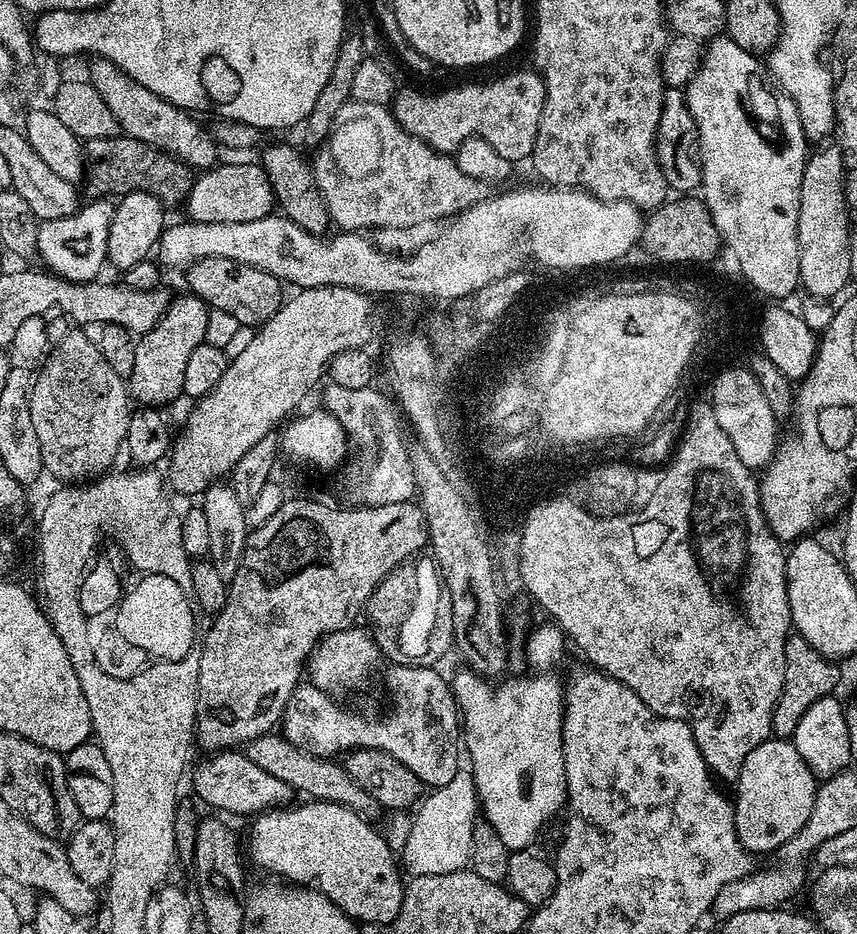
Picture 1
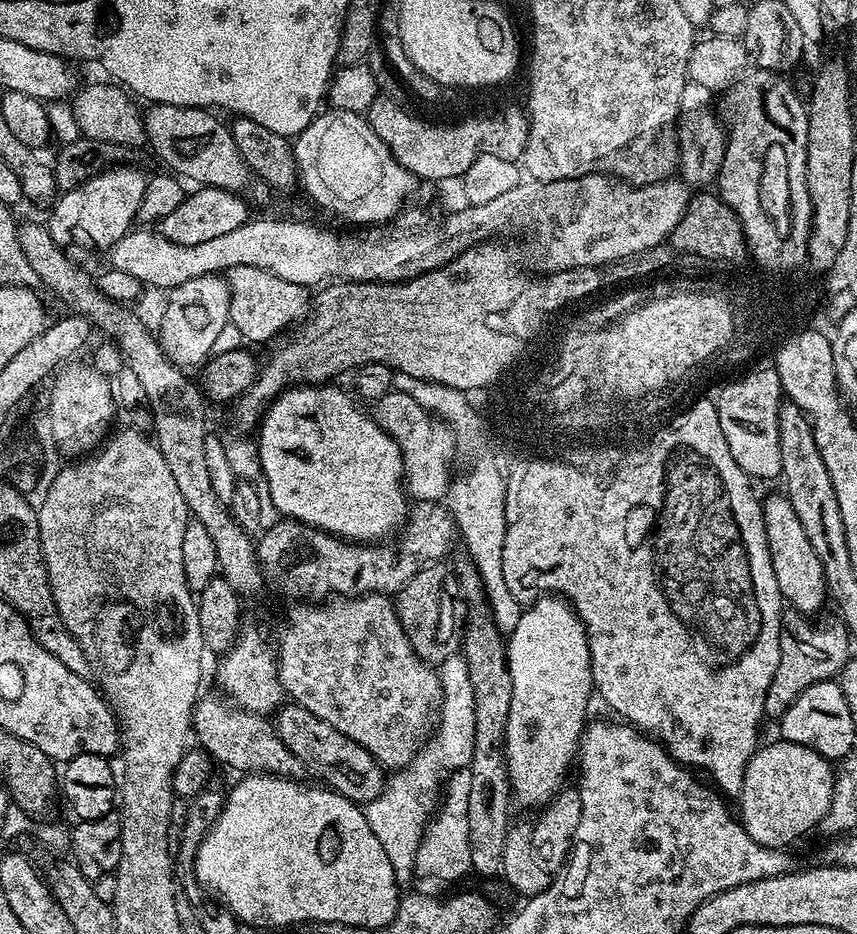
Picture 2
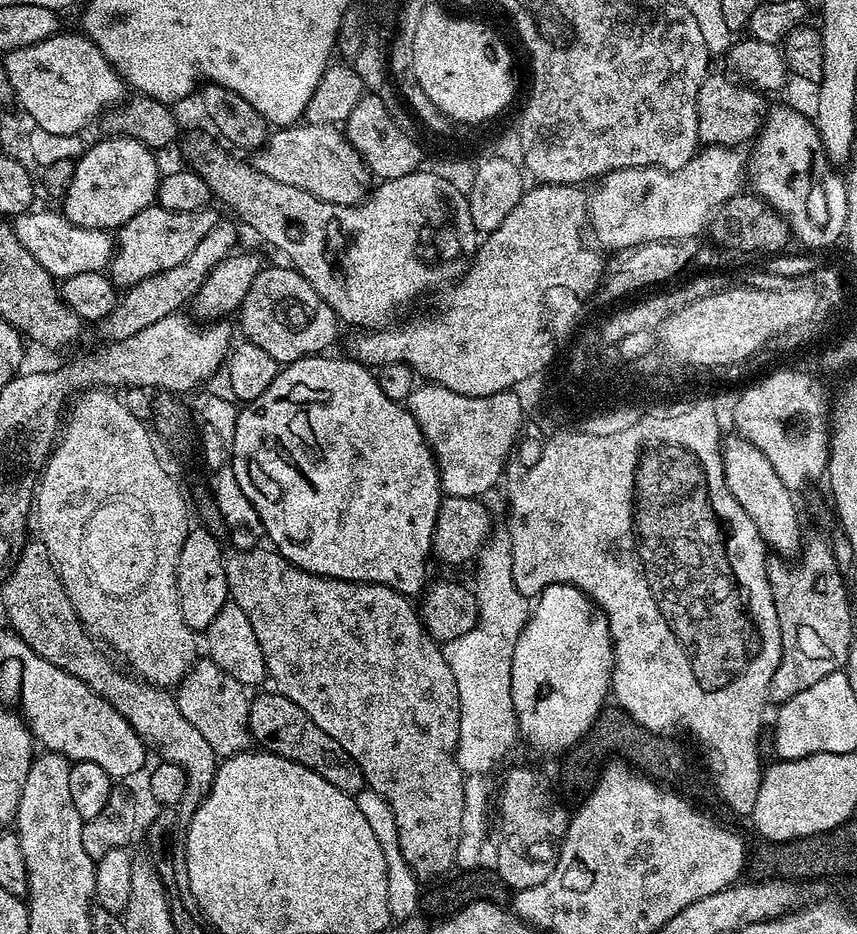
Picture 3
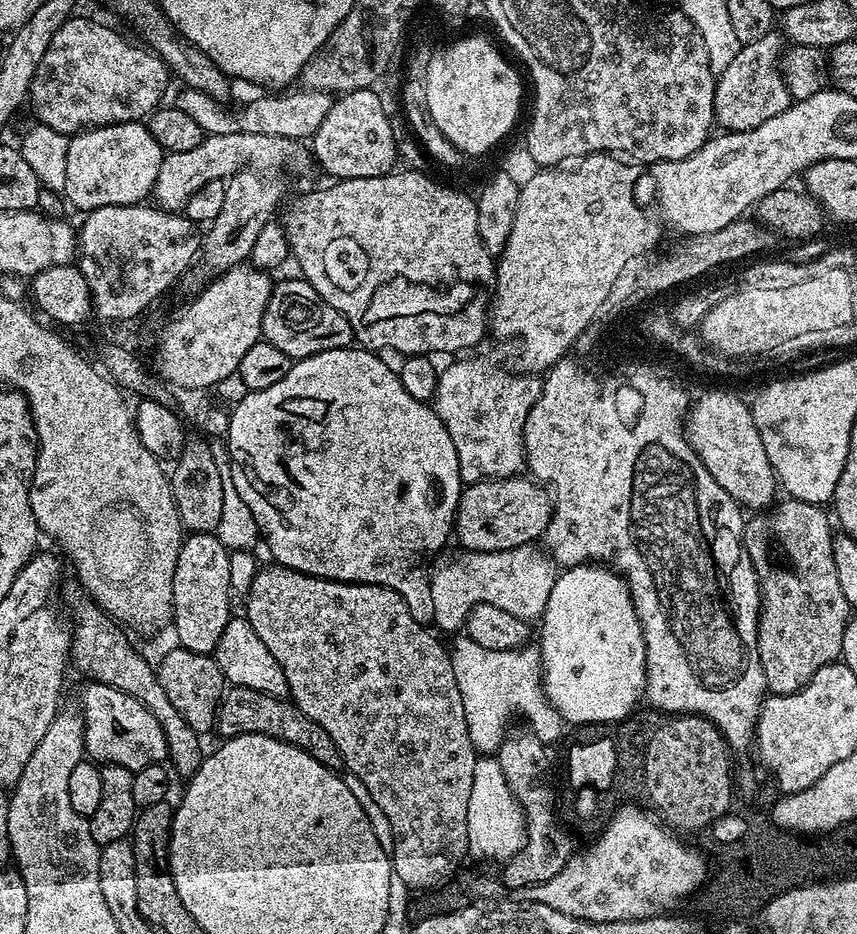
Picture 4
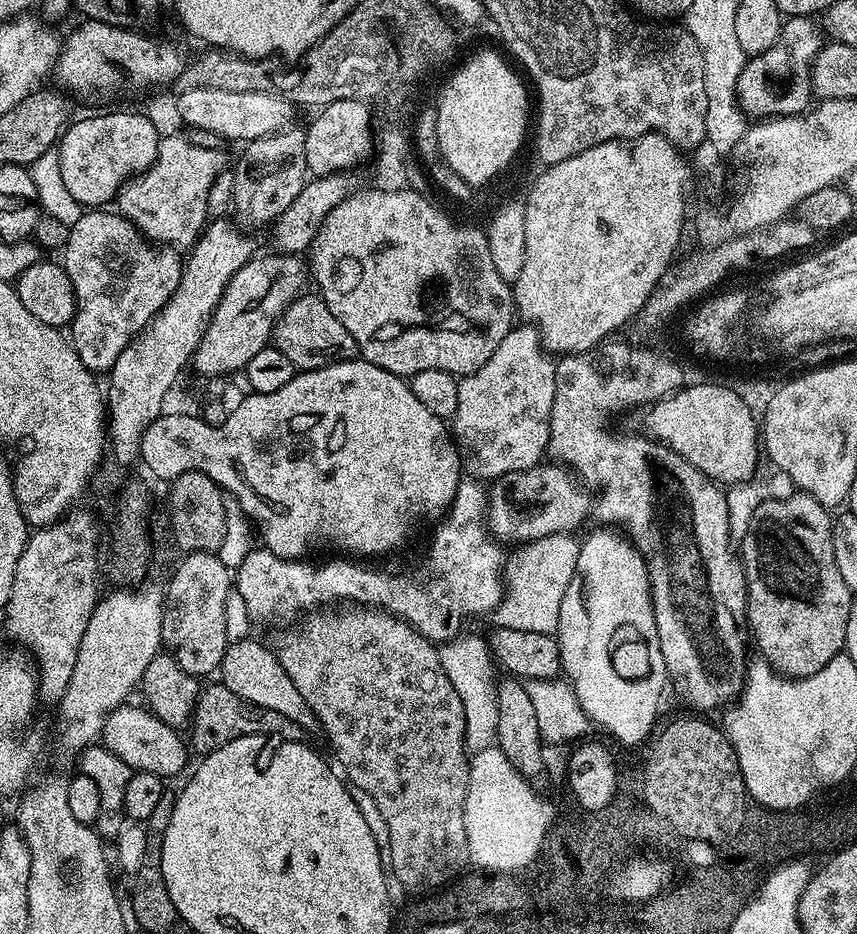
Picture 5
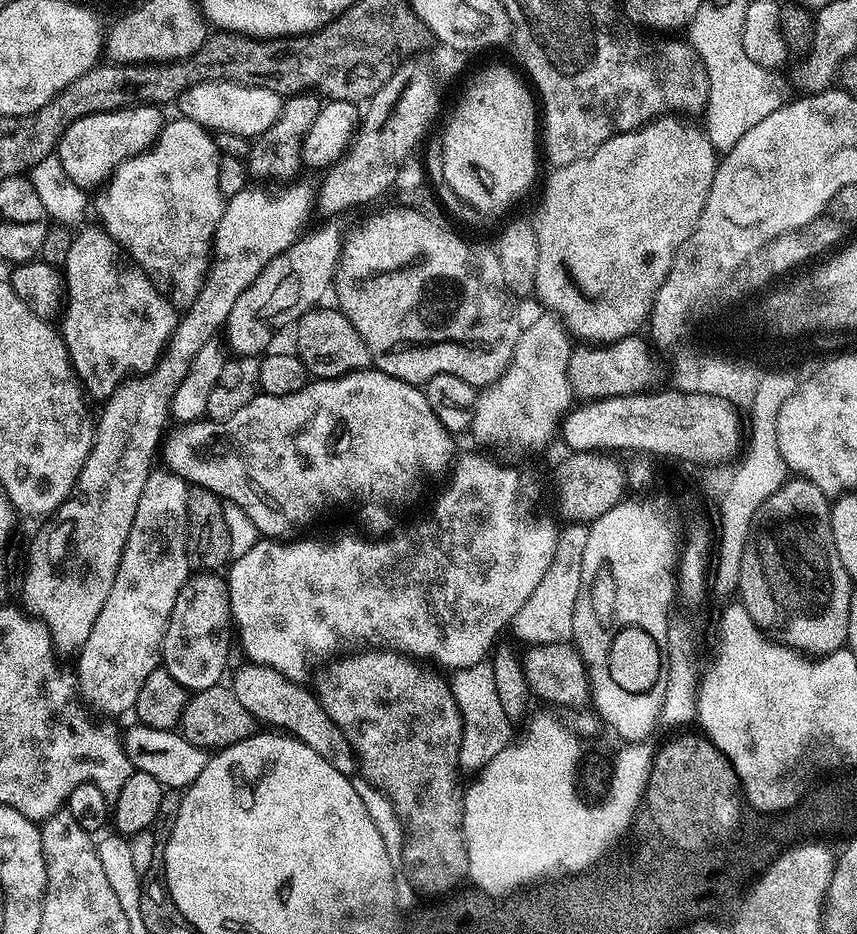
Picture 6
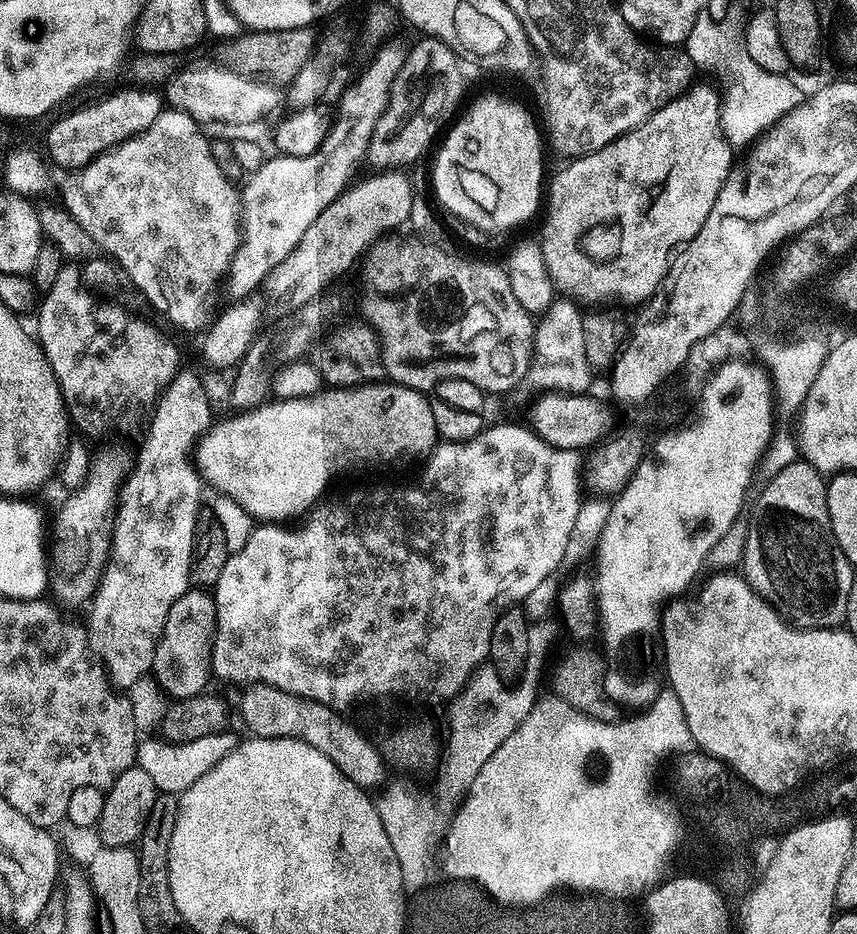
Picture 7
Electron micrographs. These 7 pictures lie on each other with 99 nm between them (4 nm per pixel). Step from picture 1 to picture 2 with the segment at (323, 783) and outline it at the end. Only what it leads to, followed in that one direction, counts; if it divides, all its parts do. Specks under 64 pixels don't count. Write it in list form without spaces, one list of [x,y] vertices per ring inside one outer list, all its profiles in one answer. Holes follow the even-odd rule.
[[[201,695],[192,712],[195,739],[200,739],[199,747],[215,763],[217,760],[228,768],[237,768],[240,774],[267,774],[289,778],[305,775],[304,763],[278,738],[275,727],[268,725],[267,728],[264,725],[263,715],[250,712],[247,708],[235,707],[227,699],[216,696]]]

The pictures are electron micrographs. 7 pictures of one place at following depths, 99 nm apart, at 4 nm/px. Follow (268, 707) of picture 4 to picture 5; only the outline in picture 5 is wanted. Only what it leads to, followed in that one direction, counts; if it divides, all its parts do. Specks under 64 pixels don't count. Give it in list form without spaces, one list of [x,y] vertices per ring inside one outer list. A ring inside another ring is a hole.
[[[219,682],[205,687],[200,695],[196,697],[196,708],[192,712],[190,729],[192,728],[192,740],[190,748],[193,753],[207,754],[226,746],[232,740],[243,736],[261,735],[265,738],[279,738],[280,740],[295,740],[297,742],[305,739],[304,728],[286,714],[278,714],[275,710],[266,710],[266,706],[254,706],[238,694],[226,690],[226,686]]]

